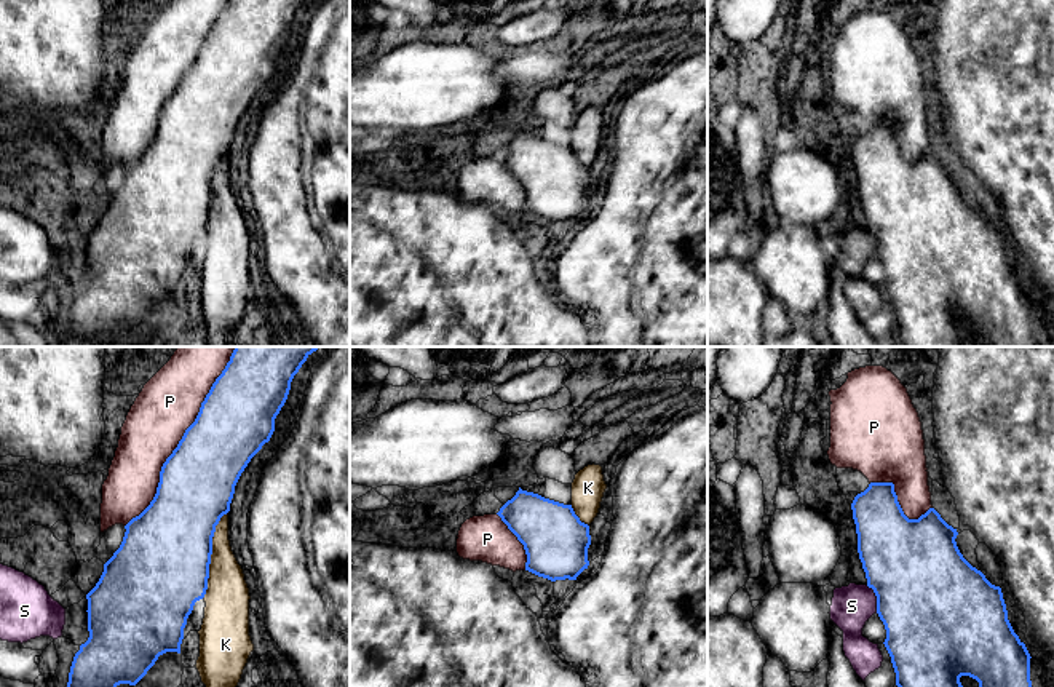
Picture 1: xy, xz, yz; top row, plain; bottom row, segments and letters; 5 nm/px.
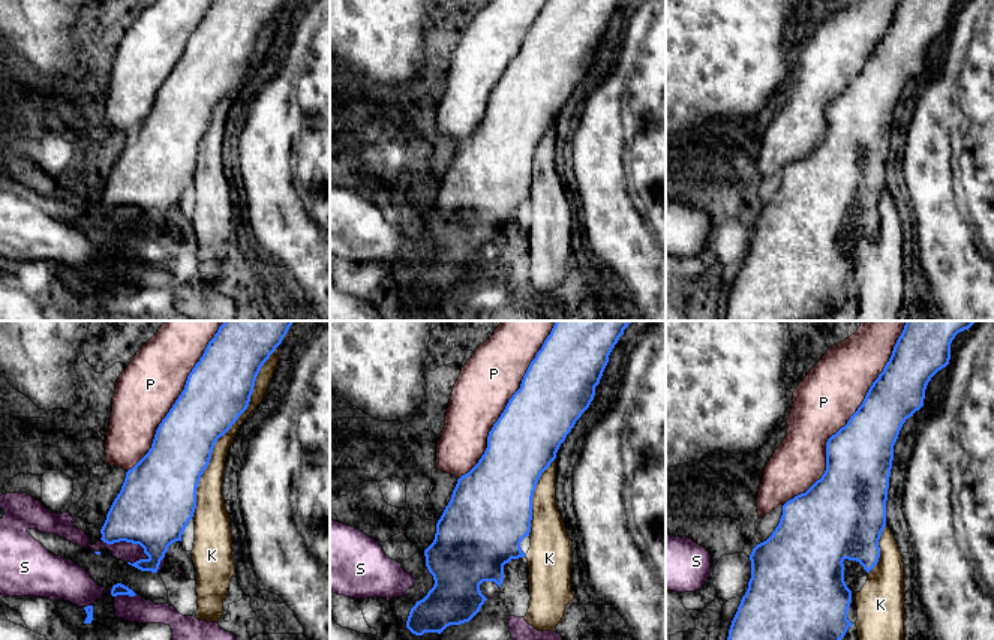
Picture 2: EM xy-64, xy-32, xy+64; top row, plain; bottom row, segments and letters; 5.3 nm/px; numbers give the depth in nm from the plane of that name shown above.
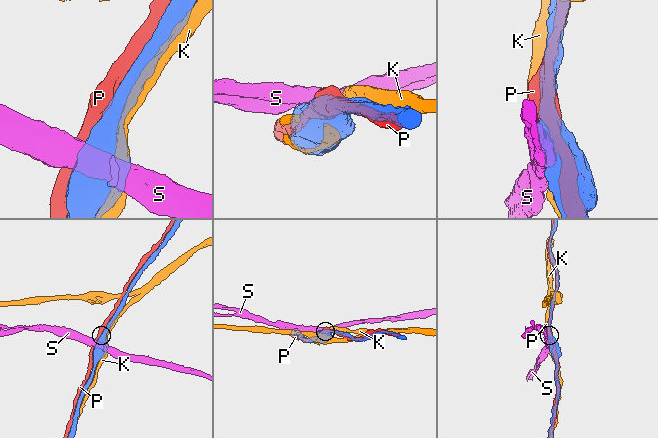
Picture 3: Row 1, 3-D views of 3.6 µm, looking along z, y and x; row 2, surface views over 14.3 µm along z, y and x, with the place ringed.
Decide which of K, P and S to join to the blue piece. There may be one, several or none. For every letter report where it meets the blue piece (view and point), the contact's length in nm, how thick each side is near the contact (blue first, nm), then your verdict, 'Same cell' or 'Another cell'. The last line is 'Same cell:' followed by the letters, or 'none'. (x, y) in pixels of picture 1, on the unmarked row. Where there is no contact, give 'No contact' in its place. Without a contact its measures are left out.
K: Touches blue at xy (211, 195). Shared border 460 nm. Thickness 460 nm (blue) against 220 nm. Another cell
P: Touches blue at xy (179, 85). Shared border 1000 nm. Thickness 380 nm (blue) against 300 nm. Same cell
S: Touches blue at yz (877, 240). Shared border 160 nm. Thickness 500 nm (blue) against 200 nm. Another cell
Same cell: P

